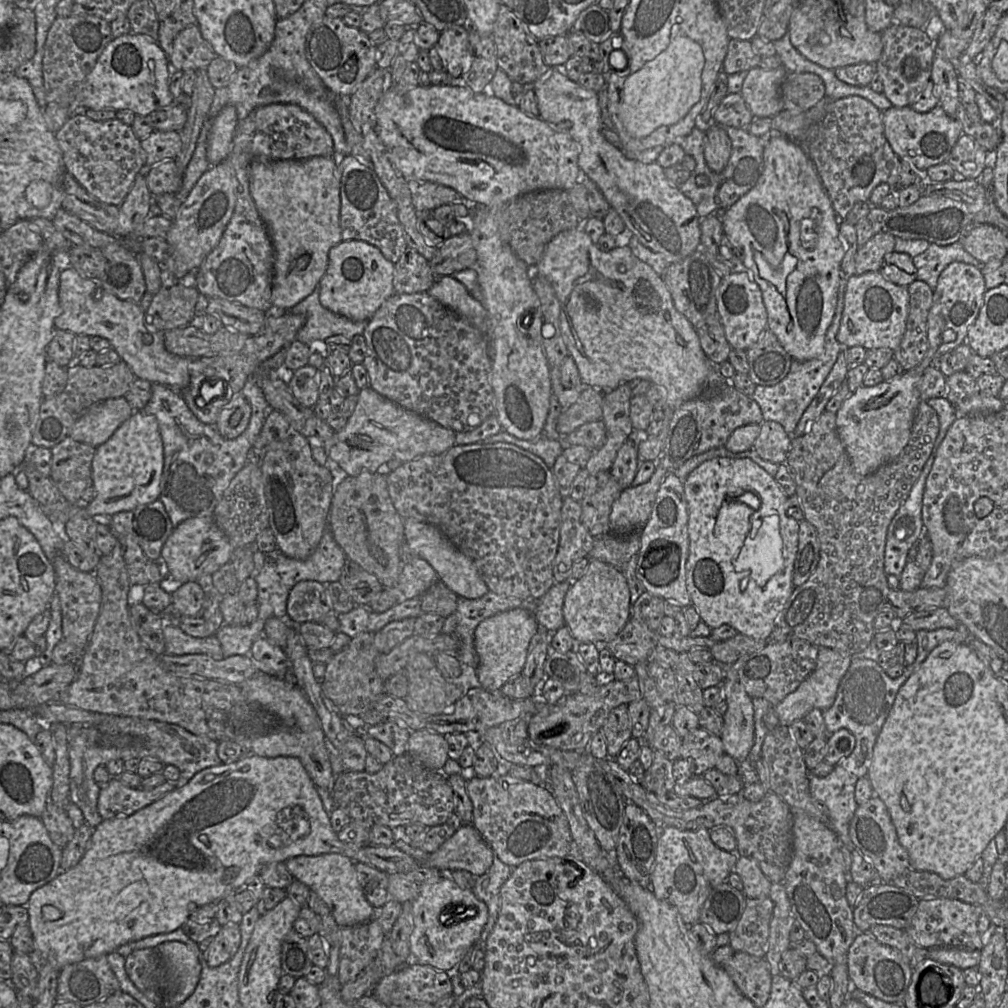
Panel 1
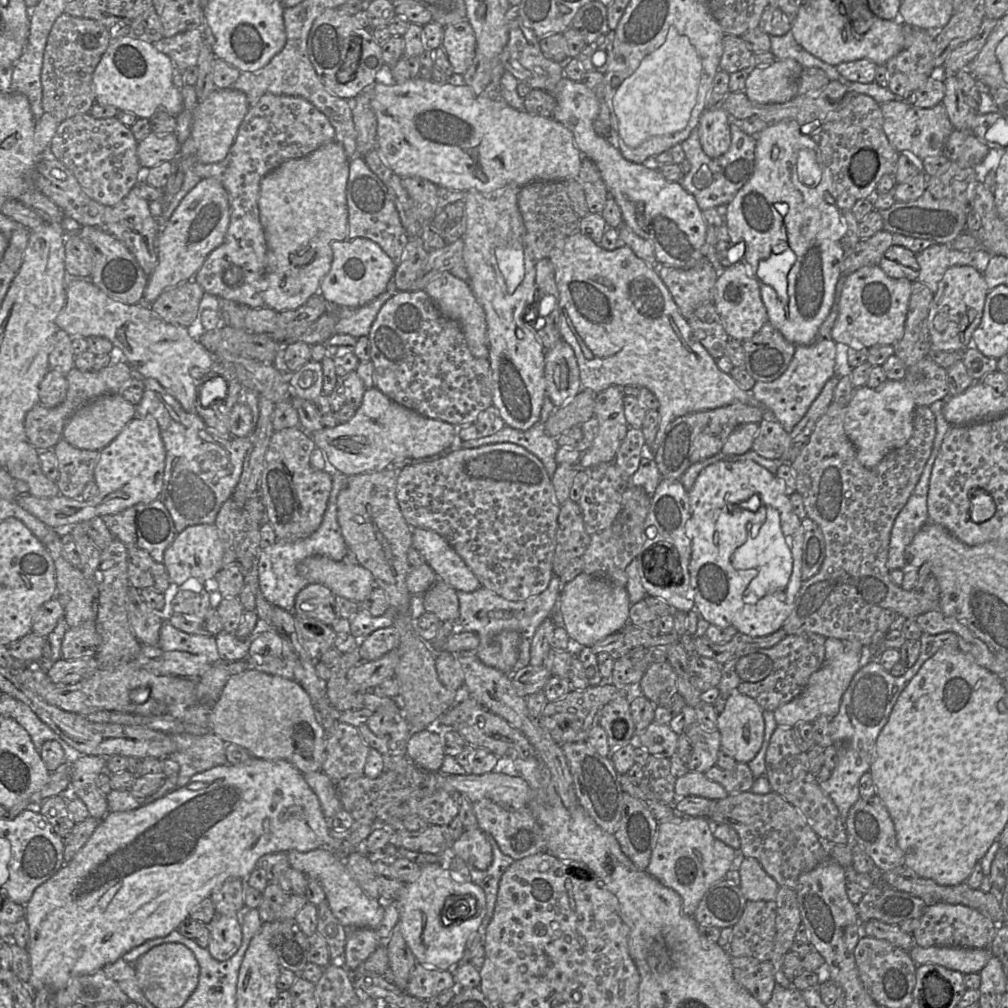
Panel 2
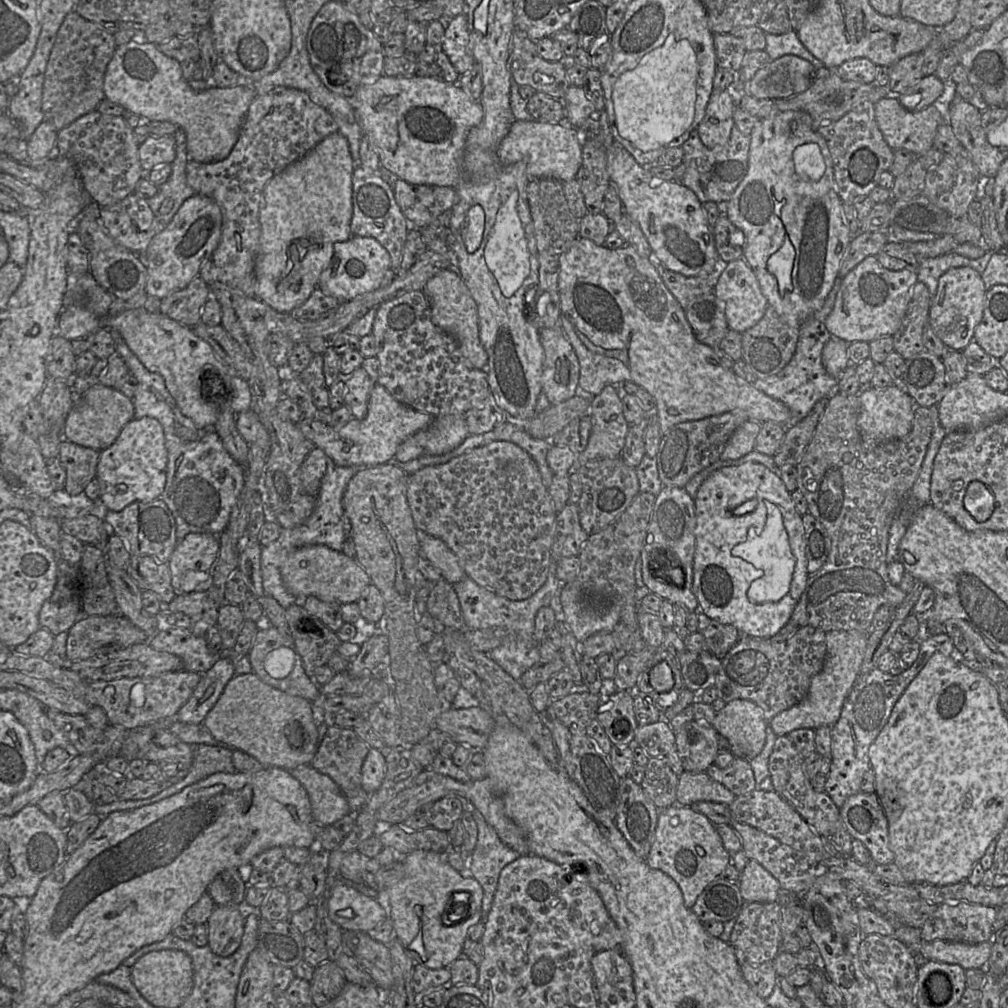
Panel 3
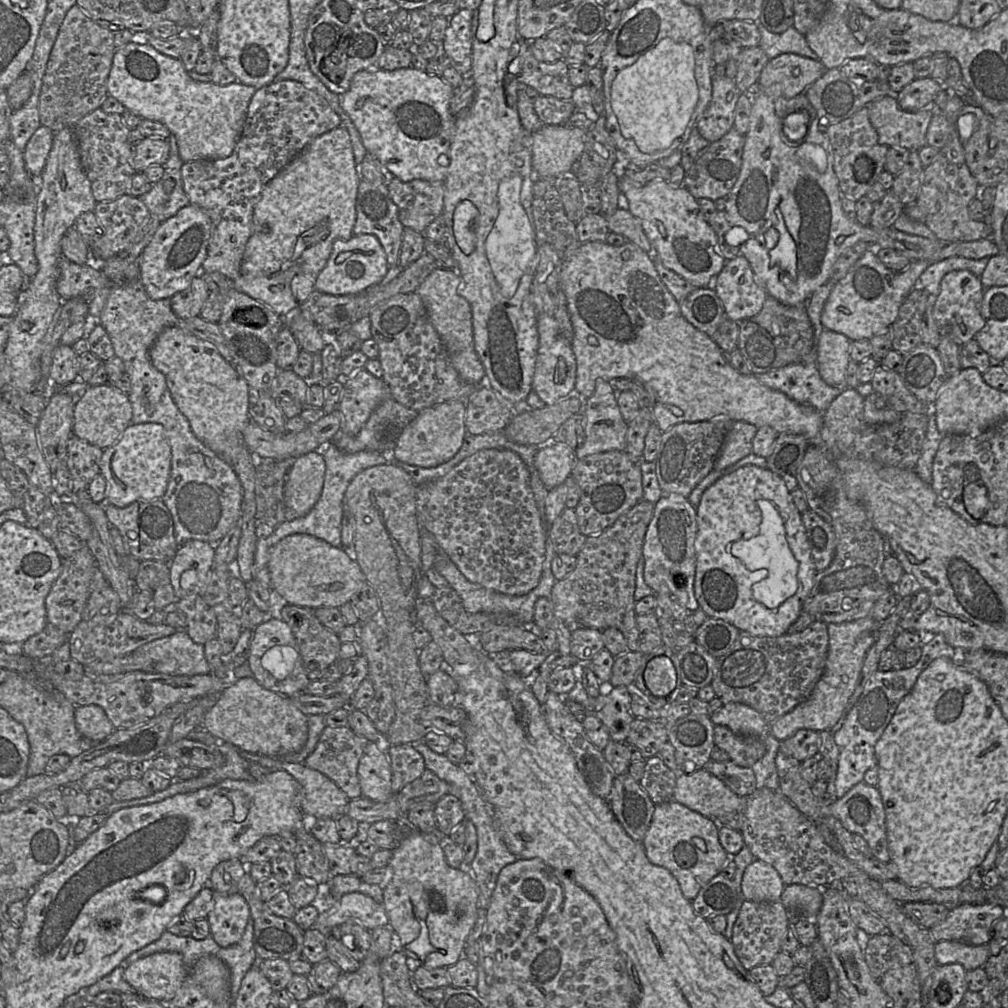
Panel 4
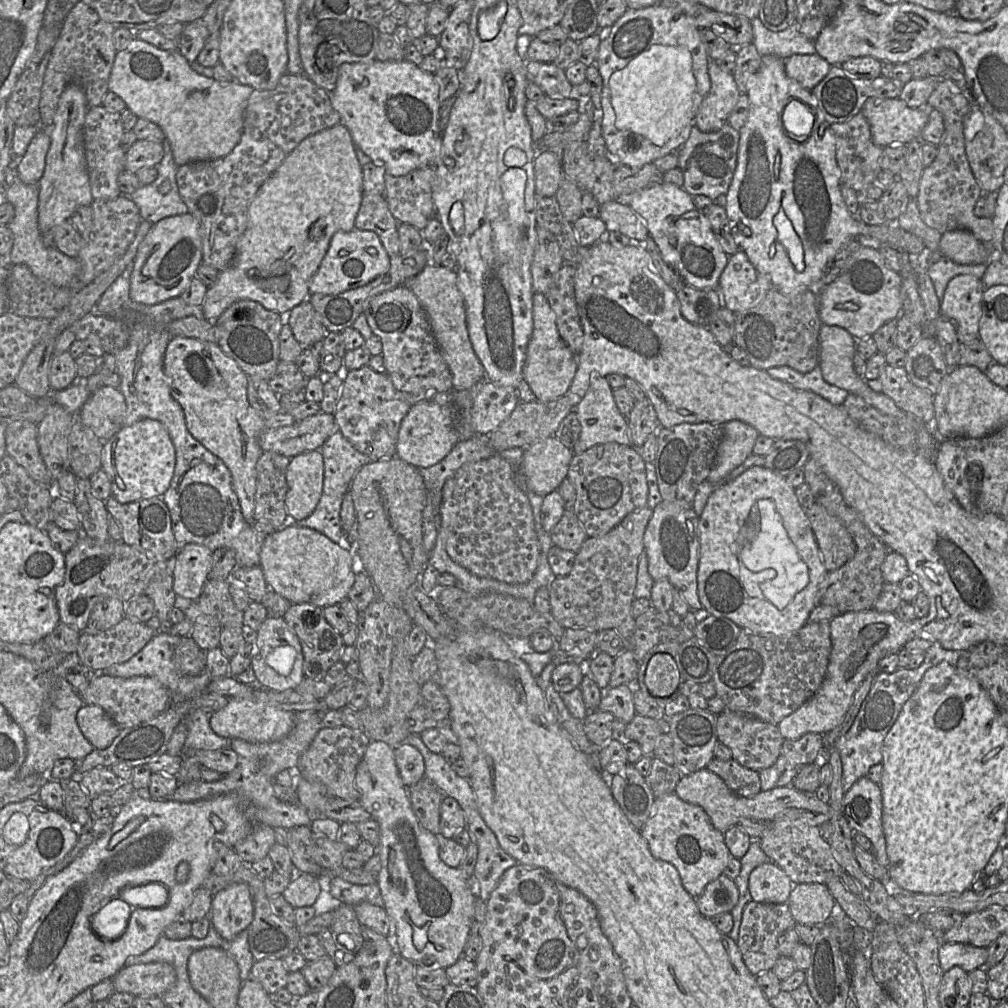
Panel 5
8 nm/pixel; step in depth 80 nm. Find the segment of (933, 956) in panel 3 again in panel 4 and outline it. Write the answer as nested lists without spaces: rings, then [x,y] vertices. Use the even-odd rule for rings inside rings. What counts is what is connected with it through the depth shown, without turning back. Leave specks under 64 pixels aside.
[[[939,941],[934,946],[935,960],[938,965],[960,964],[966,971],[983,967],[990,951],[988,944],[971,945],[957,941]]]

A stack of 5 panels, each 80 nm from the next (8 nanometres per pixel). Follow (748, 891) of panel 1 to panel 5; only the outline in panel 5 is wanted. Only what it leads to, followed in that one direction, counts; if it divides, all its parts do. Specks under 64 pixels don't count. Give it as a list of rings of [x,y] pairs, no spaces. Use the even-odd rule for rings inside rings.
[[[773,862],[754,868],[748,880],[751,898],[759,903],[786,903],[793,885],[788,875]]]

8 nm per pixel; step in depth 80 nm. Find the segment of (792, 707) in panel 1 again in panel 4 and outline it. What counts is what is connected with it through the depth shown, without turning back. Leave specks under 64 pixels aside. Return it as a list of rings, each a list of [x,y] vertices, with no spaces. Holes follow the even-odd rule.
[[[871,616],[839,624],[829,623],[829,647],[824,672],[808,699],[770,724],[770,732],[783,741],[798,730],[831,731],[844,716],[846,704],[853,694],[864,659],[876,640],[880,624]]]

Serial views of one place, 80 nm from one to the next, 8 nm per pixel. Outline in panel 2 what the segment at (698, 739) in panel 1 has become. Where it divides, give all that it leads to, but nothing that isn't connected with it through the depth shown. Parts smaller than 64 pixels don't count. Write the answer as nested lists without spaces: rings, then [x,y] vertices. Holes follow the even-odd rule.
[[[693,723],[678,735],[677,754],[689,771],[705,773],[716,765],[721,750],[721,734]]]

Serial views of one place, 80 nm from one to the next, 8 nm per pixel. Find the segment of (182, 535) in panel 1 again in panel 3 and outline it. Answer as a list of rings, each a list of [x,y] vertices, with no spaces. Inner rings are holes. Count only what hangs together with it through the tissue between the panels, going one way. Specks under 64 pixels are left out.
[[[189,533],[176,545],[167,562],[176,595],[208,590],[219,549],[218,536],[210,533]]]

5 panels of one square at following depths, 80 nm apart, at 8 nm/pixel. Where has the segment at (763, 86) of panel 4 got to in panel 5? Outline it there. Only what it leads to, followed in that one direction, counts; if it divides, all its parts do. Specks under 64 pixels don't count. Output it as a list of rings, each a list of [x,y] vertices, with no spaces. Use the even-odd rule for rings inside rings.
[[[817,53],[792,55],[783,60],[786,75],[810,91],[825,78],[831,69],[831,65]]]

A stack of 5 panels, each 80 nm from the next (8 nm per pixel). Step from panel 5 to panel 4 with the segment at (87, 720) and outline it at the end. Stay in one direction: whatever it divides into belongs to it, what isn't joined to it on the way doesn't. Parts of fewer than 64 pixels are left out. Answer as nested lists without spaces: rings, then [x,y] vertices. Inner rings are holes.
[[[98,705],[76,706],[74,717],[80,734],[91,742],[102,742],[115,731],[107,714]]]

